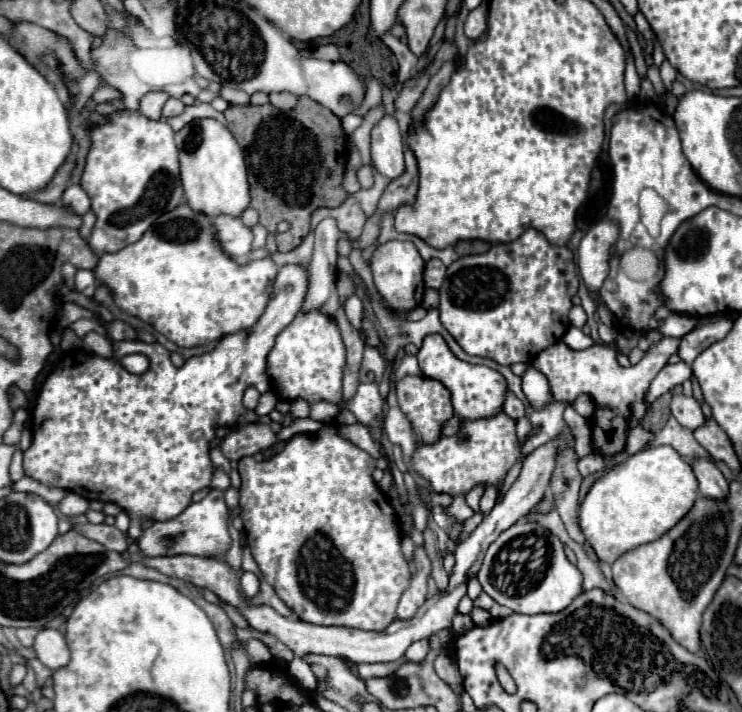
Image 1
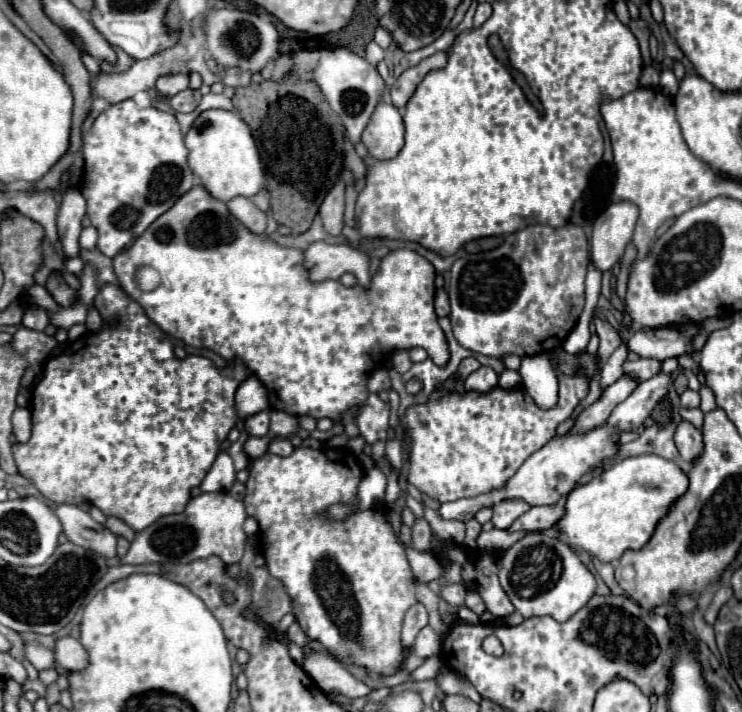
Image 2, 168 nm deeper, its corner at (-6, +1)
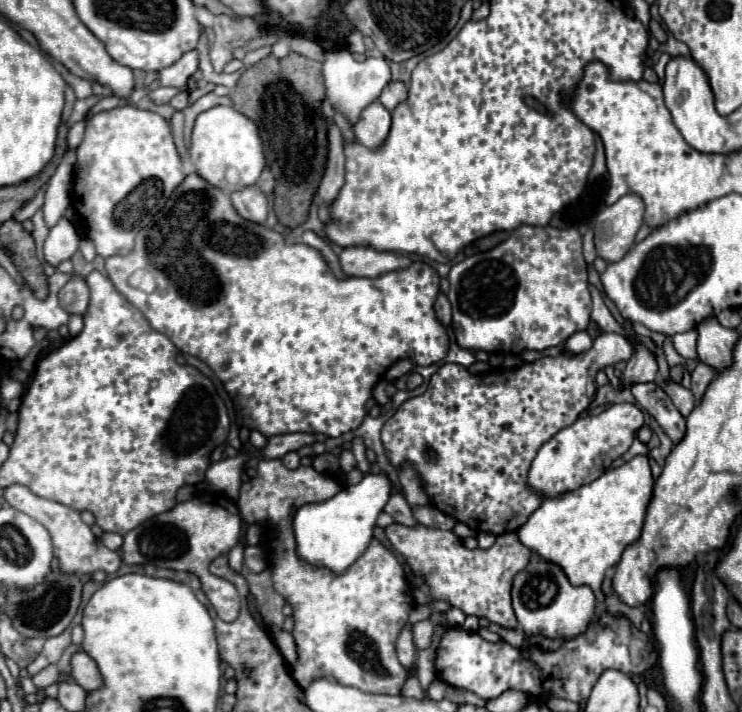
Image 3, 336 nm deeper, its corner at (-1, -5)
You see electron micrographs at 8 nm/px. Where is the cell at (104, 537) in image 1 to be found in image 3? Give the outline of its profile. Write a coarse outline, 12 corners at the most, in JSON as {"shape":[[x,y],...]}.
{"shape":[[7,487],[11,507],[47,527],[63,571],[115,573],[107,549],[75,509]]}

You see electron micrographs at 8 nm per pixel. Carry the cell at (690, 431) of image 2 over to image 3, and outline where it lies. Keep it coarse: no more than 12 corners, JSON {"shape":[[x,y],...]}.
{"shape":[[657,383],[631,387],[635,401],[679,443],[685,419]]}

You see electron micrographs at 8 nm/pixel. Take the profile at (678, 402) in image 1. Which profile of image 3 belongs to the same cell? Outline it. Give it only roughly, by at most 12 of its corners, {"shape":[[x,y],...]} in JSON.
{"shape":[[663,381],[657,383],[671,397],[683,417],[693,411],[695,399],[689,389]]}

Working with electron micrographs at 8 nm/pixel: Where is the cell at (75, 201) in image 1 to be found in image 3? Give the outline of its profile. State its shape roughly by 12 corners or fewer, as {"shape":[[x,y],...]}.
{"shape":[[69,219],[49,231],[45,261],[59,265],[79,247],[79,235]]}

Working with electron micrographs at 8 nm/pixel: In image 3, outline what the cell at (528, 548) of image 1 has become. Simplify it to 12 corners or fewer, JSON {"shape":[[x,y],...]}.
{"shape":[[533,553],[513,577],[525,633],[571,639],[595,613],[589,585]]}

